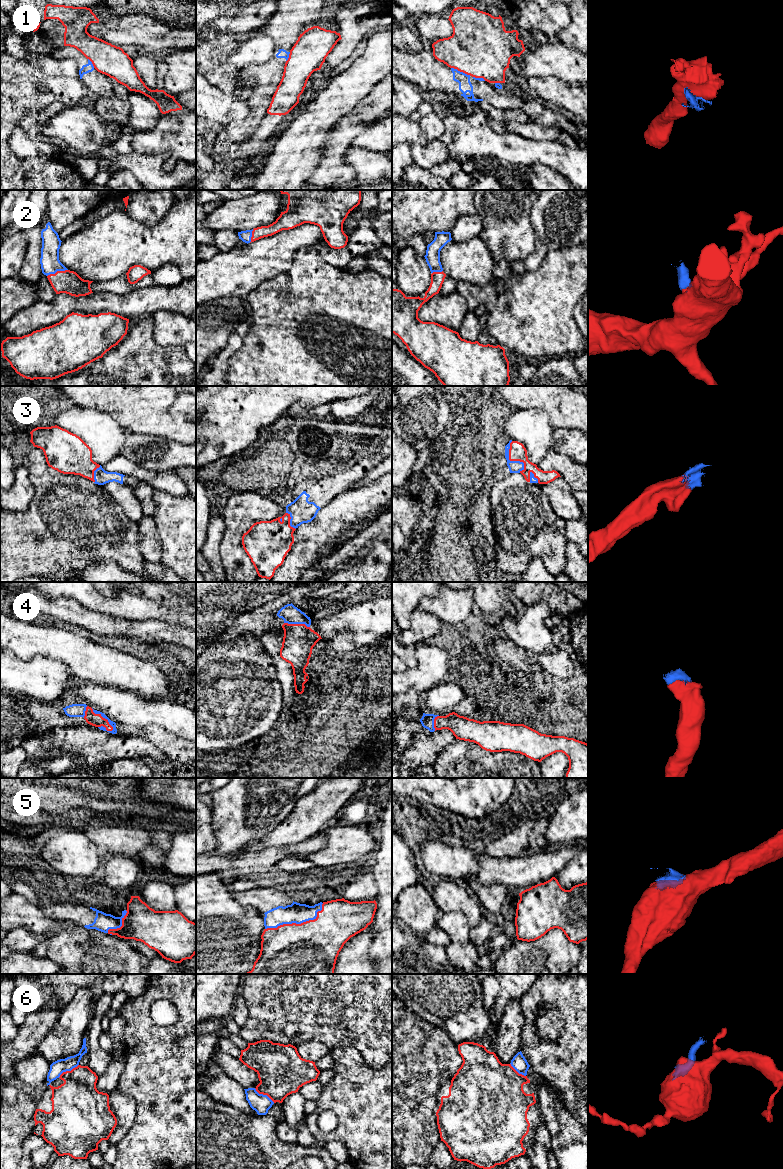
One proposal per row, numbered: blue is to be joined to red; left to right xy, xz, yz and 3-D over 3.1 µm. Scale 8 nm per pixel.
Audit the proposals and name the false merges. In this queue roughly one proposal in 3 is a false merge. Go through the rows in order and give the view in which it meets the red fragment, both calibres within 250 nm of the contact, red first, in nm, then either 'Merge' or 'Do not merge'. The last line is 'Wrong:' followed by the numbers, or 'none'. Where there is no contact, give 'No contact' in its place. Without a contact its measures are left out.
1: Touches red in yz. Thickness 480 nm (red) against 100 nm. Do not merge
2: Touches red in xy. Thickness 190 nm (red) against 160 nm. Merge
3: Touches red in yz. Thickness 140 nm (red) against 100 nm. Merge
4: Touches red in xy. Thickness 100 nm (red) against 50 nm. Merge
5: Touches red in xz. Thickness 500 nm (red) against 160 nm. Merge
6: Touches red in xy. Thickness 360 nm (red) against 110 nm. Do not merge
Wrong: 1, 6

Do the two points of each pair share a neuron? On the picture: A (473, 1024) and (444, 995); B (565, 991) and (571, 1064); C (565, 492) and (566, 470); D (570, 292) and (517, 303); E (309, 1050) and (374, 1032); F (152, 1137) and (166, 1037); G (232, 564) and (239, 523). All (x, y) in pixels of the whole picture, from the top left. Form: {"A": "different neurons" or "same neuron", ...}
{"A": "same neuron", "B": "same neuron", "C": "different neurons", "D": "same neuron", "E": "different neurons", "F": "same neuron", "G": "same neuron"}

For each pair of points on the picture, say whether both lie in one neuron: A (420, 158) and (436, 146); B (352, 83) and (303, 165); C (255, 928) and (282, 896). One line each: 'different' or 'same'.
A: same
B: same
C: different

